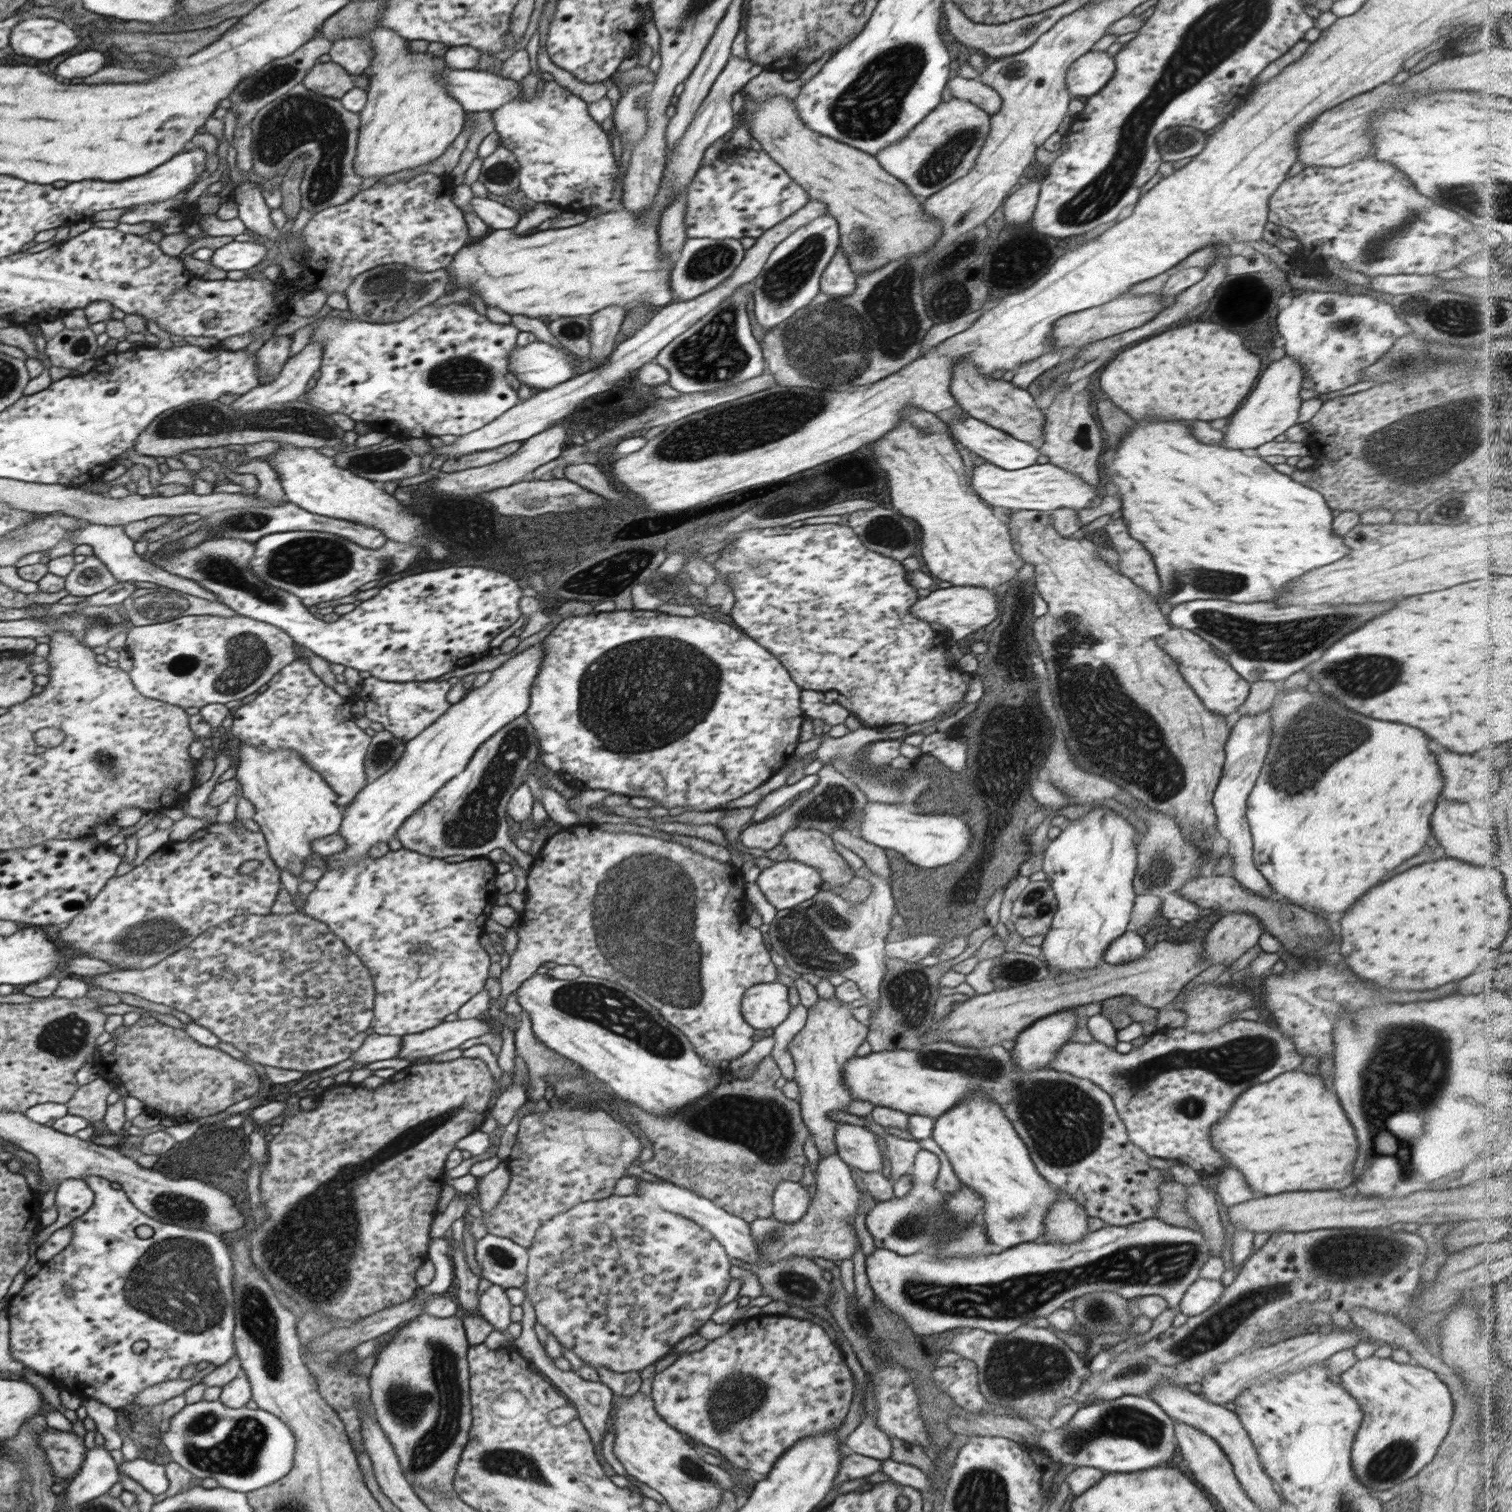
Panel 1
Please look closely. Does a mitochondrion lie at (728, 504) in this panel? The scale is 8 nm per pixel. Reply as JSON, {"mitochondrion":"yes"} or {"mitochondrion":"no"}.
{"mitochondrion":"no"}

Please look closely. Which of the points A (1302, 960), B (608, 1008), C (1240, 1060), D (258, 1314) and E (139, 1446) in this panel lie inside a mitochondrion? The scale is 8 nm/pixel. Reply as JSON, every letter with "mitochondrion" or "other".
{"A":"other","B":"mitochondrion","C":"mitochondrion","D":"mitochondrion","E":"other"}

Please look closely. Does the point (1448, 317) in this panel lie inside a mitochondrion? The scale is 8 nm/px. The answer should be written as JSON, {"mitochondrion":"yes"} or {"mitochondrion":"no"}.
{"mitochondrion":"yes"}

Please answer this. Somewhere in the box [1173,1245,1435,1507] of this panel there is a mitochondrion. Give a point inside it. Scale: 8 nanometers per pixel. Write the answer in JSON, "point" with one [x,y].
{"point":[1394,1460]}

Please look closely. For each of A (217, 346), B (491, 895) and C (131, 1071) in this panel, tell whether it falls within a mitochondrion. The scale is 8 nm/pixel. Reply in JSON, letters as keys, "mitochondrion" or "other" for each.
{"A":"other","B":"other","C":"other"}

